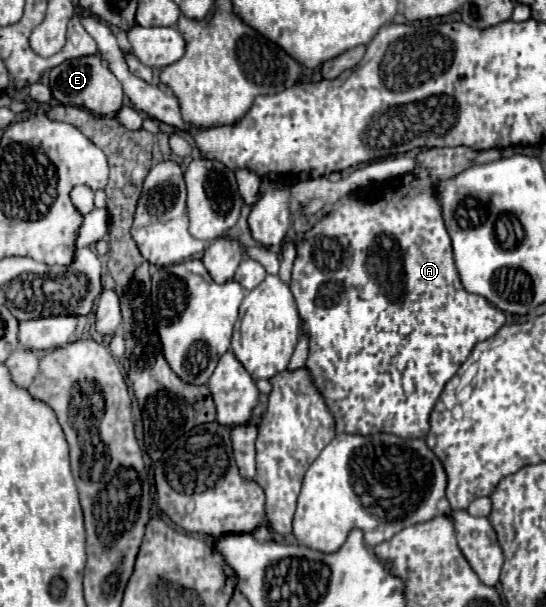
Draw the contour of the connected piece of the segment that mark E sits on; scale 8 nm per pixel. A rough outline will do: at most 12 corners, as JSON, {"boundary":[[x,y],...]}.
{"boundary":[[100,56],[50,70],[60,104],[98,116],[122,108],[122,84]]}

